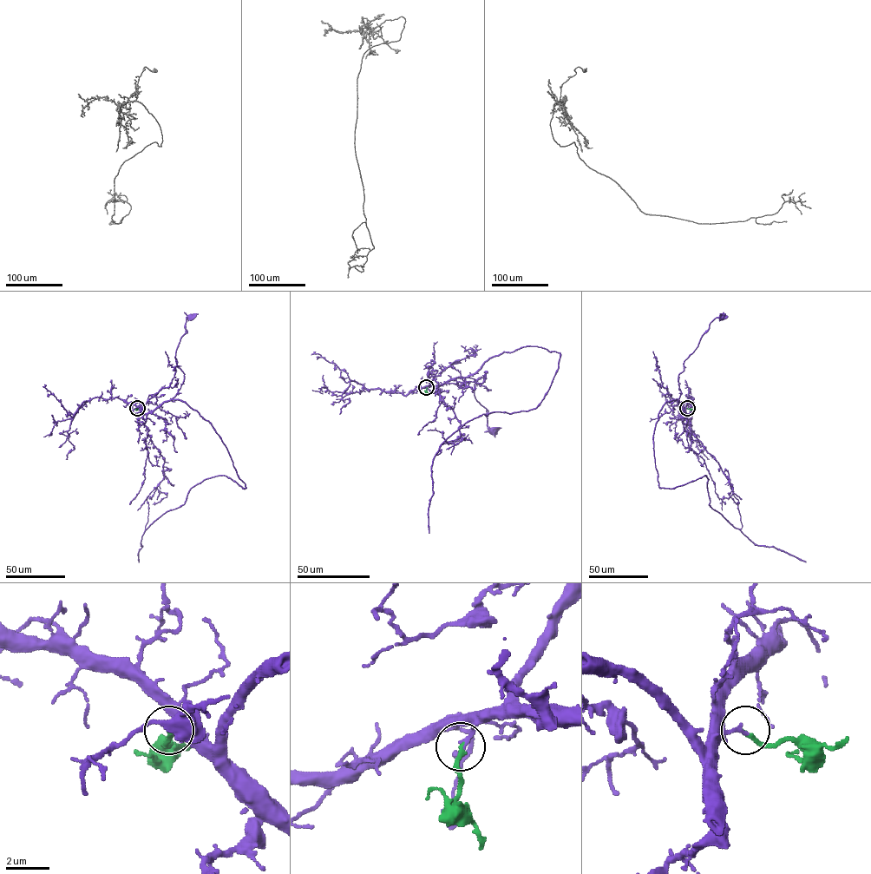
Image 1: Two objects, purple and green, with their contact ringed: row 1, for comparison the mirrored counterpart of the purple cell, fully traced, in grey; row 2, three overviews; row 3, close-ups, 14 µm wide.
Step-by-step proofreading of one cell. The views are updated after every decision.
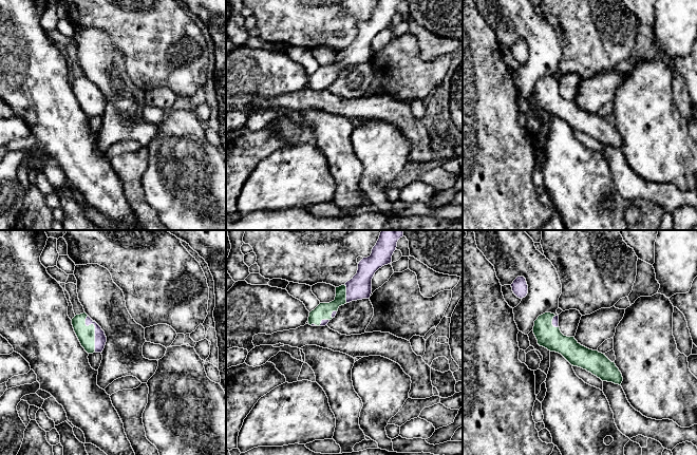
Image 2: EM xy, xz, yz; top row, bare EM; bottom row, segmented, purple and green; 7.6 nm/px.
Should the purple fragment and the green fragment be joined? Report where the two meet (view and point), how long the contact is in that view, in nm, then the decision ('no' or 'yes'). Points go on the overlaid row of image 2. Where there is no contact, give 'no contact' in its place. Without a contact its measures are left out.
meets purple in xy at (95, 330); contact 280 nm long; yes

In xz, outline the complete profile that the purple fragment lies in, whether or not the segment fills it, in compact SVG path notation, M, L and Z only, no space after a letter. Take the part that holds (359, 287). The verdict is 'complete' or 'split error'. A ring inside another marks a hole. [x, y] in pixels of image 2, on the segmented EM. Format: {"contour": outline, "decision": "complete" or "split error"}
{"contour": "M381 230L372 253L363 258L358 264L357 273L344 285L336 287L335 300L329 303L320 303L309 312L308 324L325 326L335 318L341 305L352 301L370 299L372 293L372 279L375 272L384 265L392 263L392 255L397 242L403 236L403 230Z", "decision": "split error"}

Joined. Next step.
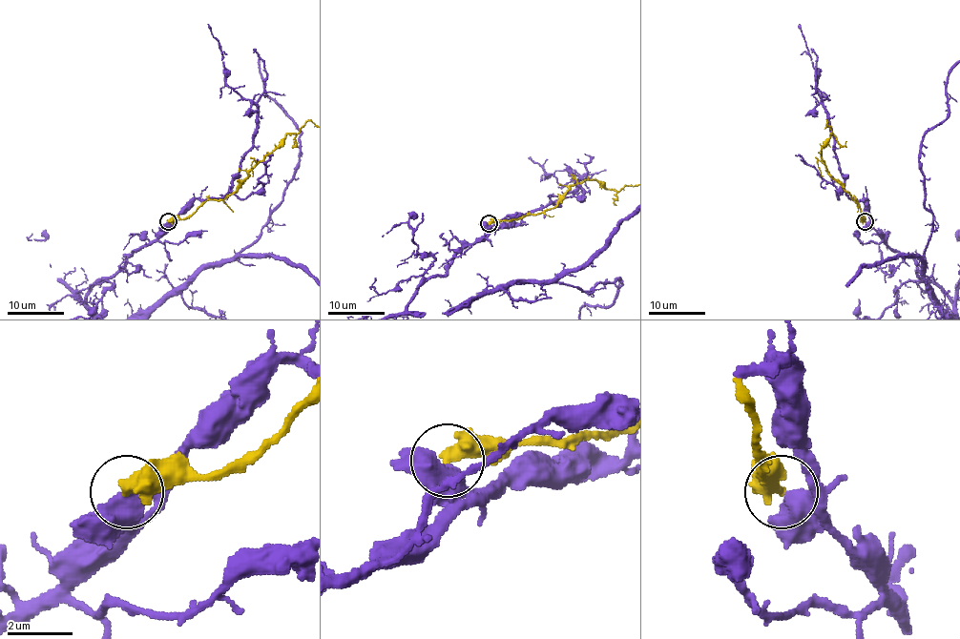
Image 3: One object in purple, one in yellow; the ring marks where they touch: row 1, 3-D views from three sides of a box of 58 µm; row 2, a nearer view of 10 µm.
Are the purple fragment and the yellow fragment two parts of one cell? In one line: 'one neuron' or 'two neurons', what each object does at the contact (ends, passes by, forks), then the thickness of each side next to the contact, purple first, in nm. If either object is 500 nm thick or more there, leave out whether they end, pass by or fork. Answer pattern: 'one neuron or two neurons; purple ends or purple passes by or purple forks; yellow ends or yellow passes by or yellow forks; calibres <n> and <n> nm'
two neurons; calibres 650 and 480 nm

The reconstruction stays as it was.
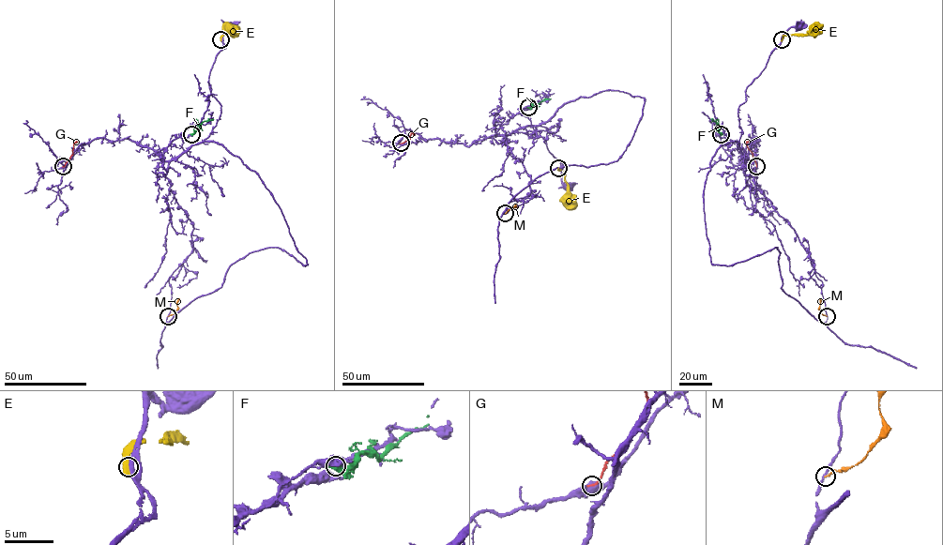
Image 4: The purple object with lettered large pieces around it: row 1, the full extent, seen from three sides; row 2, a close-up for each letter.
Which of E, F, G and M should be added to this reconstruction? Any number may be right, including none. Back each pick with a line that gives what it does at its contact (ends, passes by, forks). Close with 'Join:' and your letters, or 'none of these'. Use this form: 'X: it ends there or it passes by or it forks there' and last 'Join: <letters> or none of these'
Join: none of these

